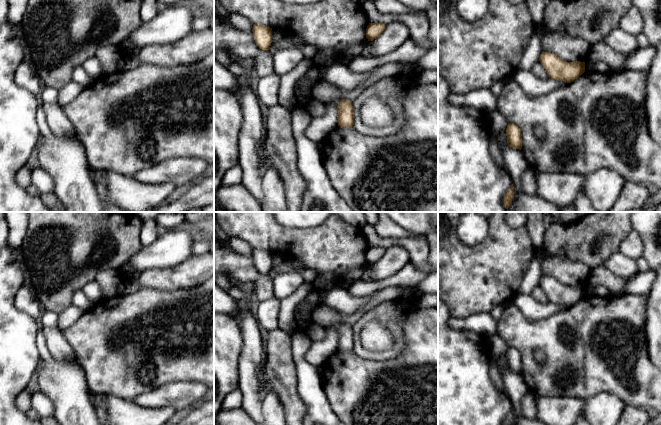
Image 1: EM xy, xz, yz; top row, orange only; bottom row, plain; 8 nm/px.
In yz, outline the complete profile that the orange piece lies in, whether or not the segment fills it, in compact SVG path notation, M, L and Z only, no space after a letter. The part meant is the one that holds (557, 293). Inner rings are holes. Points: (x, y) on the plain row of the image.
M542 276L539 285L549 302L558 305L571 307L585 296L585 286L566 286L551 276Z

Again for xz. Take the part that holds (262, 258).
M254 248L252 256L256 269L260 273L268 275L272 267L272 252Z

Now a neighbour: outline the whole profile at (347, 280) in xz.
M364 263L360 265L359 267L353 269L346 275L344 275L342 278L338 280L338 284L340 287L347 289L349 286L351 286L356 280L361 279L364 271L367 269L368 263Z

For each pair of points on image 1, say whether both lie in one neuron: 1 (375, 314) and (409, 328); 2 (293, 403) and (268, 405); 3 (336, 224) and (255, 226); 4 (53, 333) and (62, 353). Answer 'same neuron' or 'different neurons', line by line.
1: different neurons
2: different neurons
3: same neuron
4: same neuron

